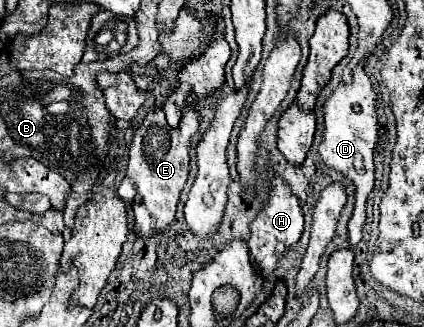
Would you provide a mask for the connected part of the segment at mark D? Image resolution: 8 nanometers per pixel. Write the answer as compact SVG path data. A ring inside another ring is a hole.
M358 64L352 70L352 84L340 82L338 88L324 104L324 140L320 144L320 156L324 158L326 166L342 172L350 178L356 186L356 204L354 214L348 222L348 242L356 246L362 238L362 226L366 220L366 196L374 186L374 148L378 136L378 120L376 120L376 92L372 88L370 78Z

